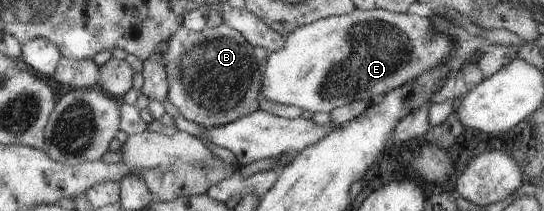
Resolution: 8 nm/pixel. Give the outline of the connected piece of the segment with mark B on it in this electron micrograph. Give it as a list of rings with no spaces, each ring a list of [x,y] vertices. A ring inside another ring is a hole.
[[[224,22],[213,28],[206,26],[203,32],[193,32],[182,25],[159,59],[169,73],[168,87],[173,93],[169,102],[187,121],[209,130],[240,120],[260,108],[263,62],[255,58],[252,43]]]

